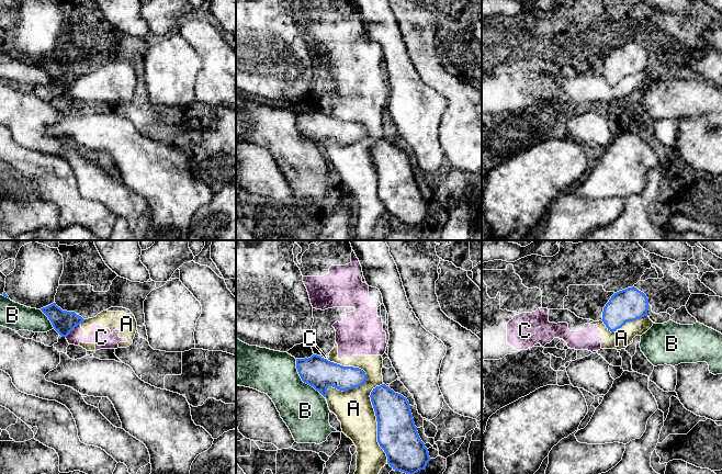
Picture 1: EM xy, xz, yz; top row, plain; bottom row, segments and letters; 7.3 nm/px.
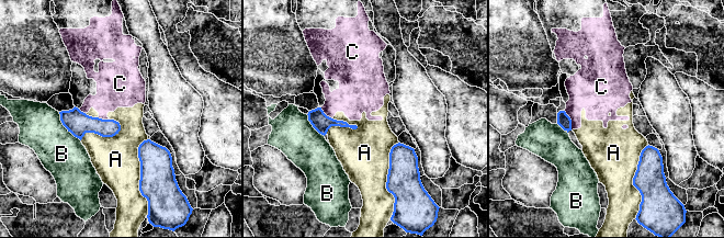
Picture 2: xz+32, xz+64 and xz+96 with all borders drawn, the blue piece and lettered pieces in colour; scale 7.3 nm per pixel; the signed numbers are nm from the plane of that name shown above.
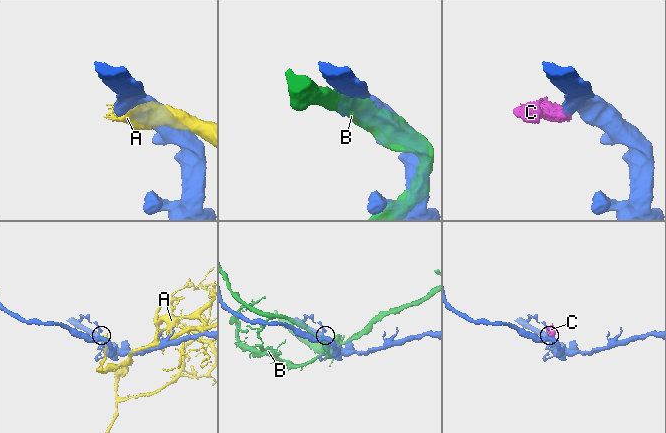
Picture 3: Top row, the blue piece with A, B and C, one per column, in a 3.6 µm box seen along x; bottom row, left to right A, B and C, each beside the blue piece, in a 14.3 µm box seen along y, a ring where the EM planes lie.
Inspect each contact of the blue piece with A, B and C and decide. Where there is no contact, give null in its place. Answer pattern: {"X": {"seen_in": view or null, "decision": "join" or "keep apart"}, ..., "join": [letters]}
{"A": {"seen_in": "xz", "decision": "keep apart"}, "B": {"seen_in": "xz", "decision": "keep apart"}, "C": {"seen_in": "xy", "decision": "keep apart"}, "join": []}

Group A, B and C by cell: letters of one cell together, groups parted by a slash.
A C / B

